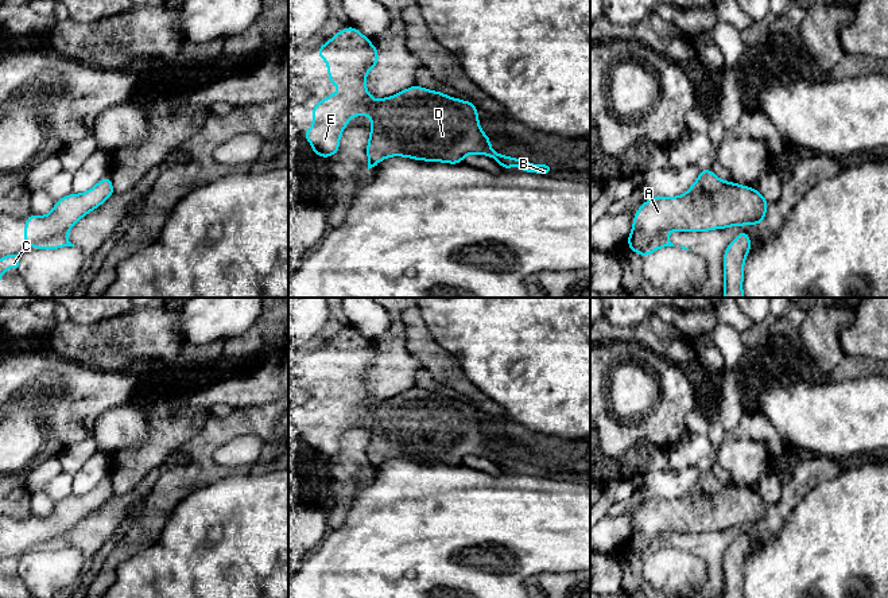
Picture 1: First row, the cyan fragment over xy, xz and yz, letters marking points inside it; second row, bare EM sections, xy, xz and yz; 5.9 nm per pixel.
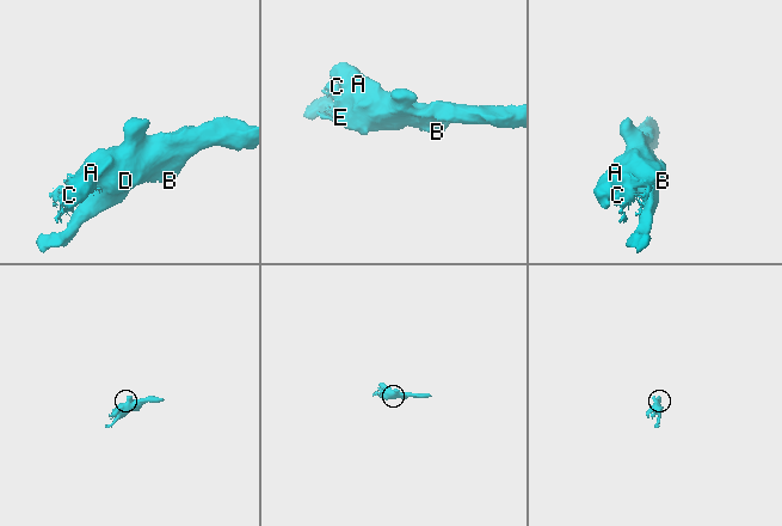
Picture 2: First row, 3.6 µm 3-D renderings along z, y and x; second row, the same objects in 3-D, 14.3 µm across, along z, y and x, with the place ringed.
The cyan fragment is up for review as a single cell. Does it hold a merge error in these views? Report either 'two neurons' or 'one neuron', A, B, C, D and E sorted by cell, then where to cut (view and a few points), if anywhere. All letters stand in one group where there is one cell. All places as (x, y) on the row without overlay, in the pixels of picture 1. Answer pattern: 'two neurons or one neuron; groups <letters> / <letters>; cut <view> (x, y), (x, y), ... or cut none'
two neurons; groups A B D E / C; cut xy (70, 528), (37, 544)

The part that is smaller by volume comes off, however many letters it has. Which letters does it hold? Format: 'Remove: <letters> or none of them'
Remove: C

